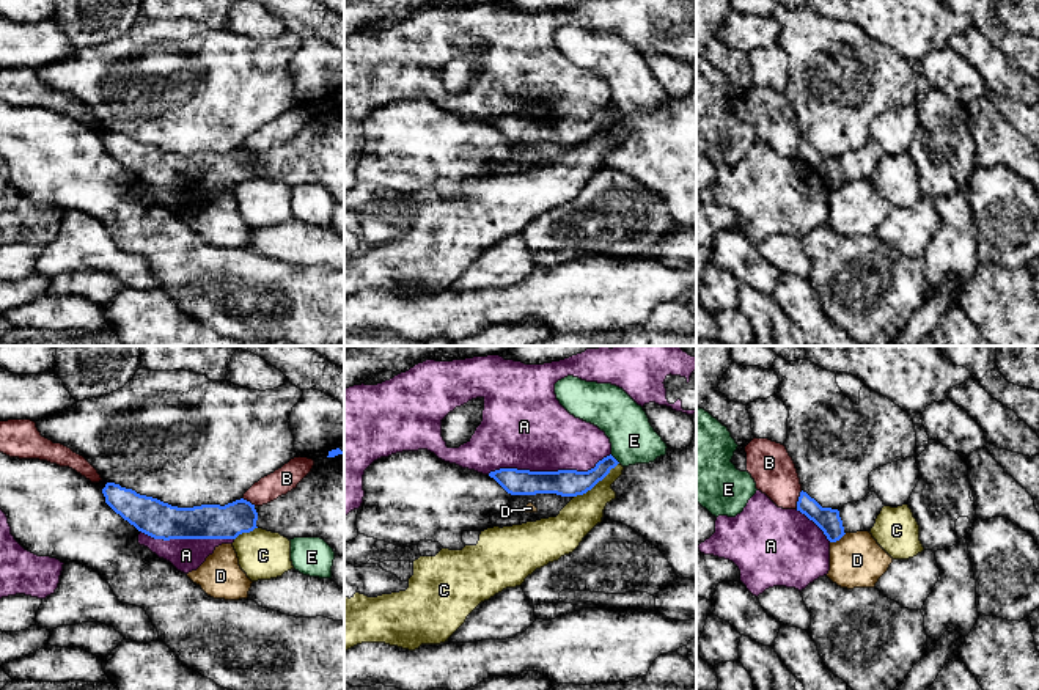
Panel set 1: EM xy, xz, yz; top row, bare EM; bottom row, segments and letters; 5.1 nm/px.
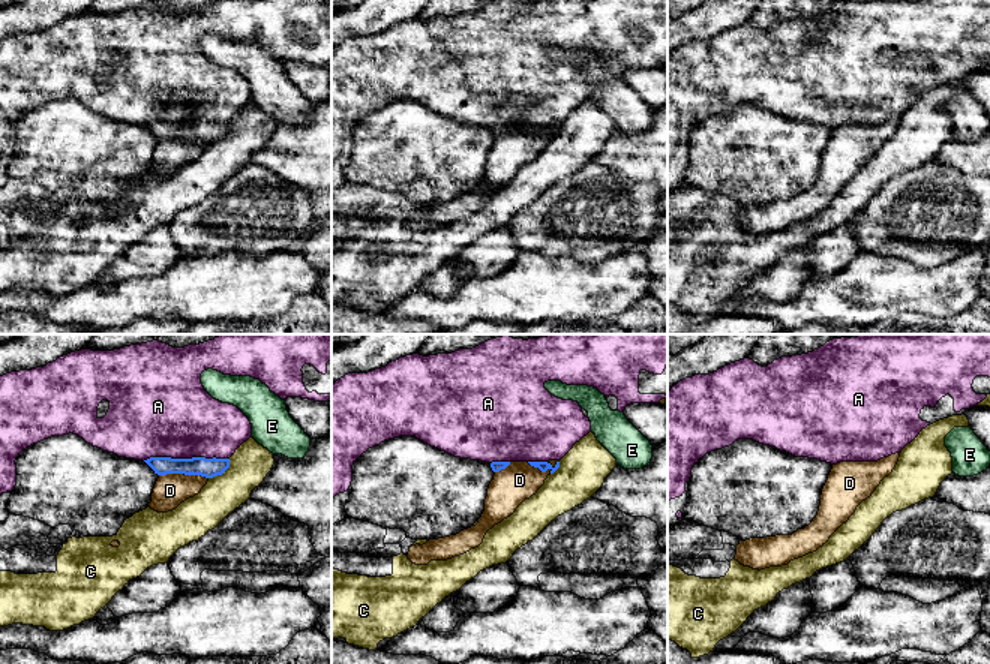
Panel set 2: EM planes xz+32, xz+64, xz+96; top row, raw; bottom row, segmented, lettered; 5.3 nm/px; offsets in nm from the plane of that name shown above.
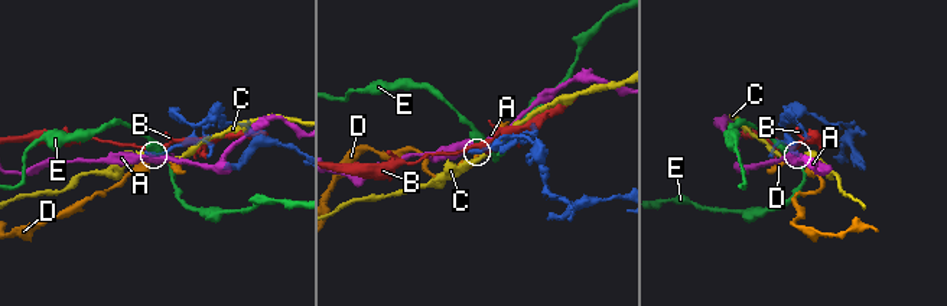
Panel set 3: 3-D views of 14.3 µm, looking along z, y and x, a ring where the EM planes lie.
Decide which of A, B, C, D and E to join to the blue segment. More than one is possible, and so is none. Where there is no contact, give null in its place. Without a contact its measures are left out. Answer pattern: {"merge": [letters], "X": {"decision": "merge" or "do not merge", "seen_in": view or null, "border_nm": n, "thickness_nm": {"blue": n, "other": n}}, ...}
{"merge": [], "A": {"decision": "do not merge", "seen_in": "xz", "border_nm": 650, "thickness_nm": {"blue": 140, "other": 420}}, "B": {"decision": "do not merge", "seen_in": "yz", "border_nm": 100, "thickness_nm": {"blue": 120, "other": 220}}, "C": {"decision": "do not merge", "seen_in": "xz", "border_nm": 300, "thickness_nm": {"blue": 140, "other": 180}}, "D": {"decision": "do not merge", "seen_in": "yz", "border_nm": 100, "thickness_nm": {"blue": 120, "other": 280}}, "E": {"decision": "do not merge", "seen_in": "xz", "border_nm": 70, "thickness_nm": {"blue": 140, "other": 240}}}

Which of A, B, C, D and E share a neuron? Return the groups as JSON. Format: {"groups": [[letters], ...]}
{"groups": [["A"], ["B"], ["C"], ["D"], ["E"]]}

